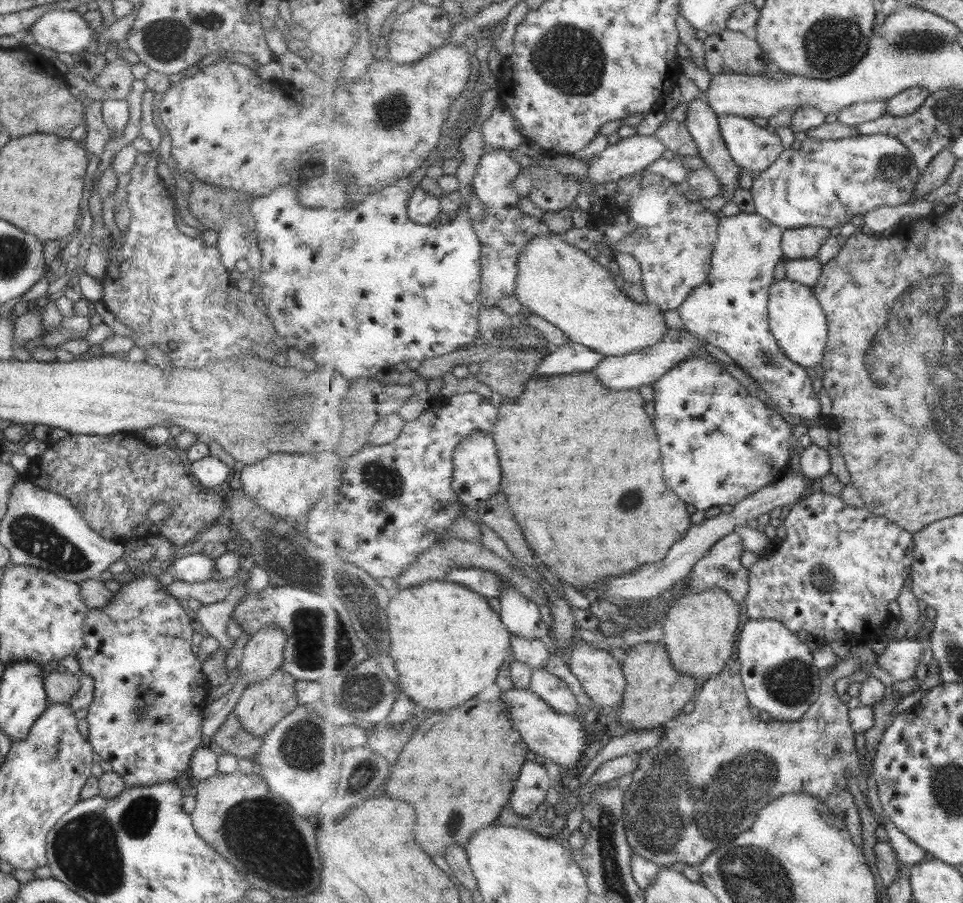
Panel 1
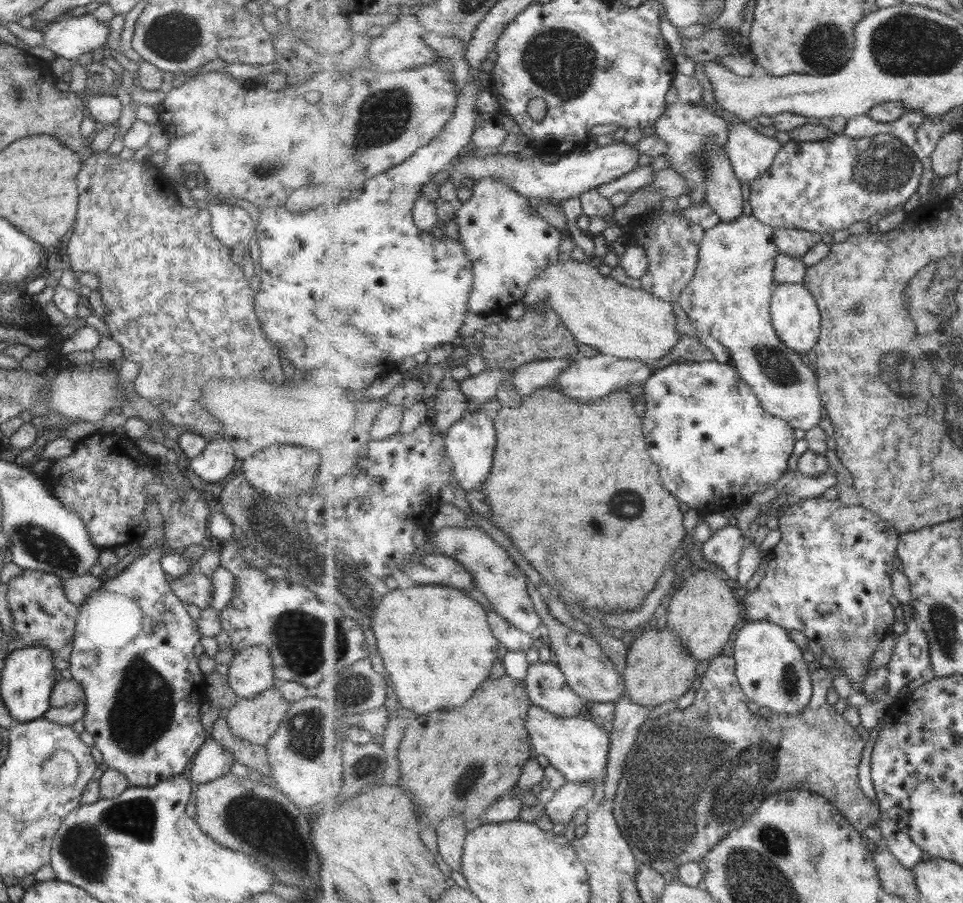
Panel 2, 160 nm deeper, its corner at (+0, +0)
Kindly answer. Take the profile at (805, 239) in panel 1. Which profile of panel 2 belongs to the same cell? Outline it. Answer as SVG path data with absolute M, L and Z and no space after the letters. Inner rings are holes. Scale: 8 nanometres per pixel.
M774 228L776 243L781 253L801 258L823 240L820 232L800 231L791 228Z

